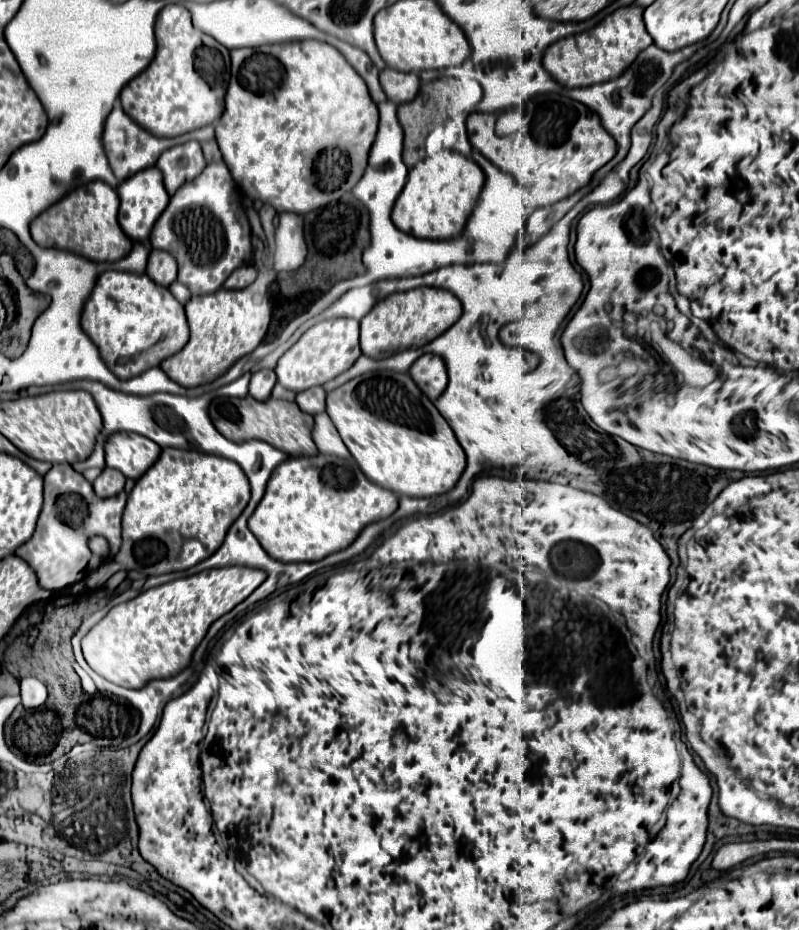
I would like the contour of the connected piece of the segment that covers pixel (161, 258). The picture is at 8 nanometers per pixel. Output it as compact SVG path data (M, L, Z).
M153 249L149 255L149 263L147 263L147 275L155 283L169 287L177 279L177 261L167 251Z

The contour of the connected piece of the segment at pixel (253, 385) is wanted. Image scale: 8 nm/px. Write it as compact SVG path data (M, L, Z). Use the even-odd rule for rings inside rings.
M259 369L259 371L253 373L253 377L251 377L249 395L255 397L257 401L269 399L275 381L277 381L277 377L275 377L275 371L273 371L273 369Z

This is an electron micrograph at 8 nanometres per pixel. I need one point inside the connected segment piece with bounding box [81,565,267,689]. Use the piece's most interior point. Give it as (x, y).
(153, 636)

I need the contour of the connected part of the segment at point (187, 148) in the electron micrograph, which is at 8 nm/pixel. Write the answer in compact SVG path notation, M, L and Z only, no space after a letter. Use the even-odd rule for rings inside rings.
M197 141L175 145L161 153L157 167L163 173L165 189L169 191L169 195L173 195L185 181L191 181L203 171L205 159L201 153L201 145Z

